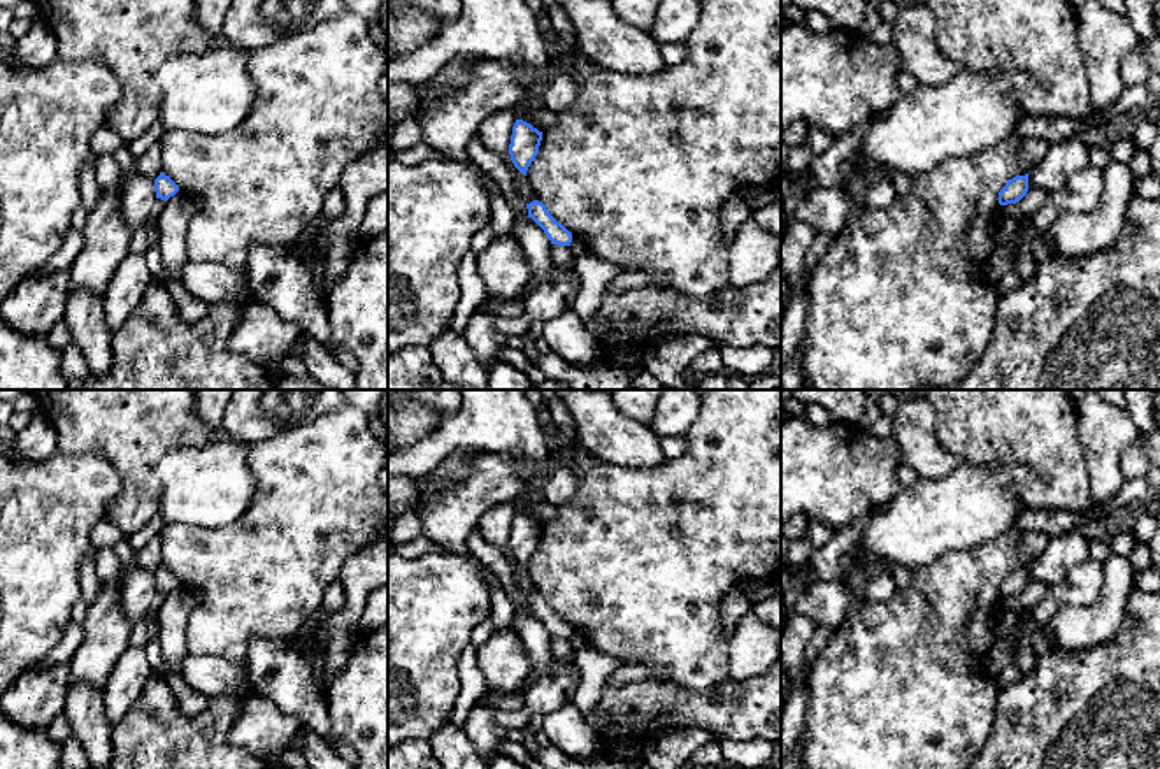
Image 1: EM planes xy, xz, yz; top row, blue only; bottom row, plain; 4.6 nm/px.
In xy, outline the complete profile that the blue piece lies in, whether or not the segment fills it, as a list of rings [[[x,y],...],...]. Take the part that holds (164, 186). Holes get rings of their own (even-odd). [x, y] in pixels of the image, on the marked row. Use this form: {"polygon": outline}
{"polygon": [[[163,172],[154,179],[156,198],[168,200],[179,191],[179,186]]]}

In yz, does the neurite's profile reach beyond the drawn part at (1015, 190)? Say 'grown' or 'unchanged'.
unchanged

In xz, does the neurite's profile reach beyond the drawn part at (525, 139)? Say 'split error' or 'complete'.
complete

